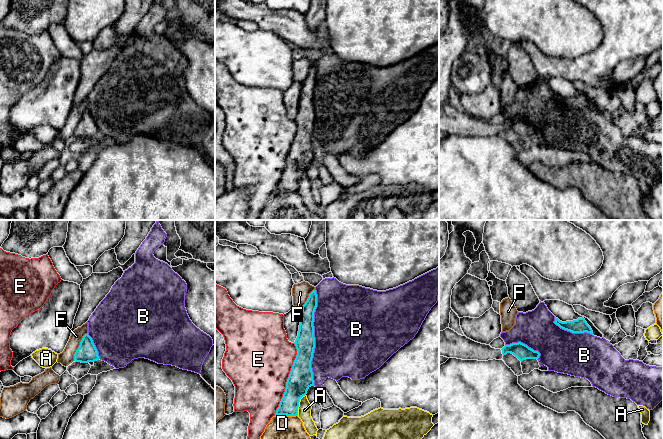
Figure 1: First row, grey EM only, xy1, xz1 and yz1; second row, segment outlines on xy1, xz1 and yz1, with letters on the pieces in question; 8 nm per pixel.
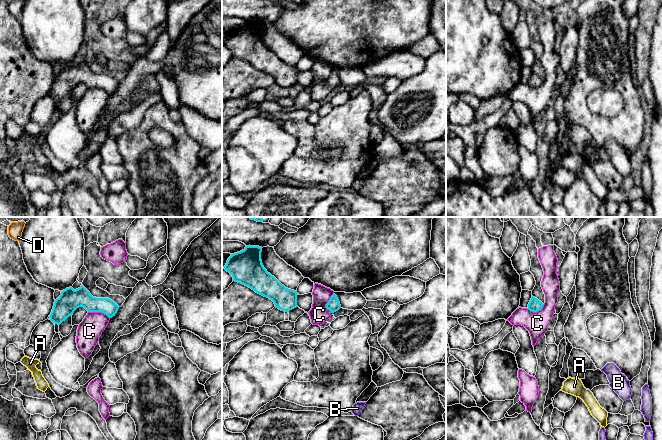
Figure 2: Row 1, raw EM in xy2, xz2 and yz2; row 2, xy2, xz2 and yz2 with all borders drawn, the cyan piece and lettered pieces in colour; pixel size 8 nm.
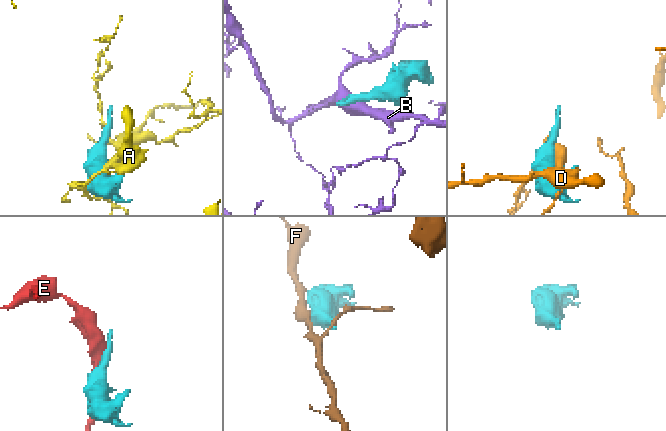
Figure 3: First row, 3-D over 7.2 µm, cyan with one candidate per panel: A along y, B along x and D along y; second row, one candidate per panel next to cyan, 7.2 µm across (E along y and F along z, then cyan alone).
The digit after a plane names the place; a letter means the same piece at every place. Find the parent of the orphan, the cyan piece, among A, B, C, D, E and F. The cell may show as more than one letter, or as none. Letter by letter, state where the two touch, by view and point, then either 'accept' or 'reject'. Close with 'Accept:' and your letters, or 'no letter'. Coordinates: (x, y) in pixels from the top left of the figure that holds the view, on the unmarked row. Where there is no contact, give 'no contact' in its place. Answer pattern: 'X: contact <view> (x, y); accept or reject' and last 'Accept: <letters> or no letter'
A: contact xz1 (298, 180); reject
B: contact xz1 (314, 113); reject
C: contact xy2 (99, 87); reject
D: contact xz1 (286, 190); reject
E: contact xz1 (287, 155); reject
F: contact xy1 (79, 122); reject
Accept: no letter

